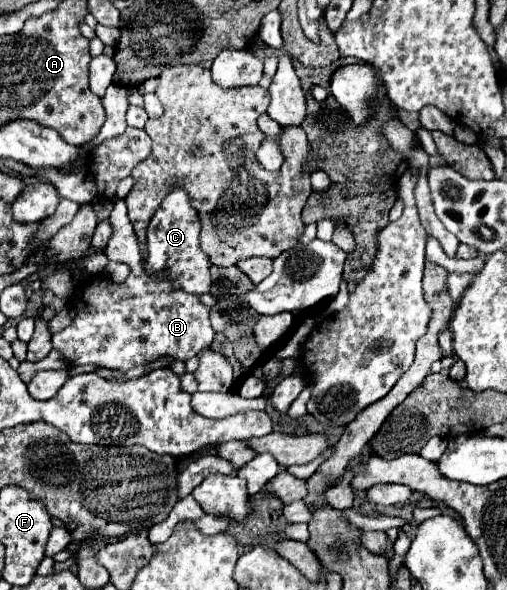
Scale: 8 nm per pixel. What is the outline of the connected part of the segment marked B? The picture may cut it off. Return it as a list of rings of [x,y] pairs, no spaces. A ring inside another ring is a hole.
[[[123,201],[115,203],[111,227],[113,237],[105,247],[107,259],[127,263],[131,275],[125,283],[113,283],[107,277],[93,277],[89,283],[77,286],[68,303],[74,309],[79,303],[77,315],[67,329],[53,335],[53,349],[57,349],[71,367],[97,365],[129,371],[137,365],[151,363],[161,355],[187,361],[203,347],[209,347],[215,335],[209,323],[209,307],[201,305],[197,295],[173,289],[171,283],[163,283],[163,279],[149,279],[143,271],[139,239]]]

